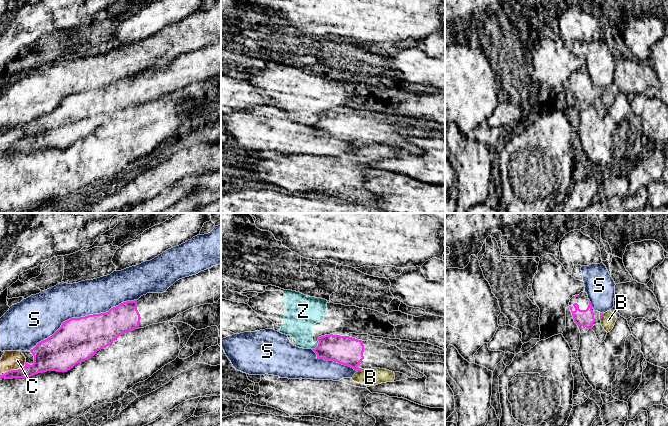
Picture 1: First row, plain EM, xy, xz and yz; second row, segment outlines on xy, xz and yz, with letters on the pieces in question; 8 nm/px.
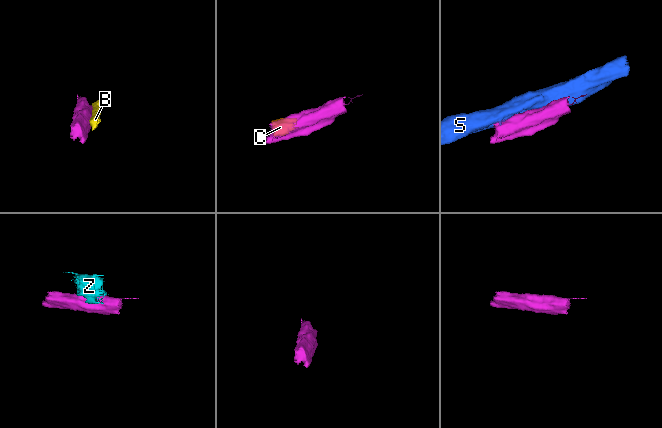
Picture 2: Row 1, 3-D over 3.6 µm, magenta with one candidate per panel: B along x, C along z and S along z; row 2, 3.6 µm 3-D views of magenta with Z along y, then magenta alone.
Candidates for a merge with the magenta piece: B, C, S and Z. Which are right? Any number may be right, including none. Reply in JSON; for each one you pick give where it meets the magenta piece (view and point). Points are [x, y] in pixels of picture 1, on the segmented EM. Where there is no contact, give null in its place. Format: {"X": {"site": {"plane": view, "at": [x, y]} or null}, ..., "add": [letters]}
{"add": []}

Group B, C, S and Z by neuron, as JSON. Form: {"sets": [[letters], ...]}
{"sets": [["B", "C"], ["S"], ["Z"]]}

